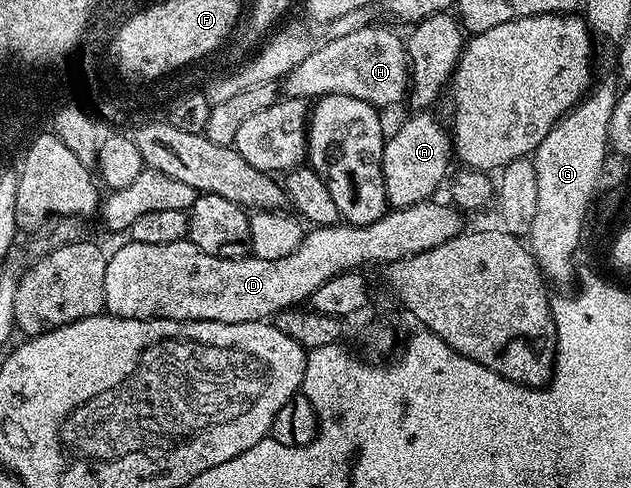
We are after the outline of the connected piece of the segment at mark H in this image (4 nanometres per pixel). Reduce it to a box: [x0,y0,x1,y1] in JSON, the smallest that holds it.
[281,24,409,108]

